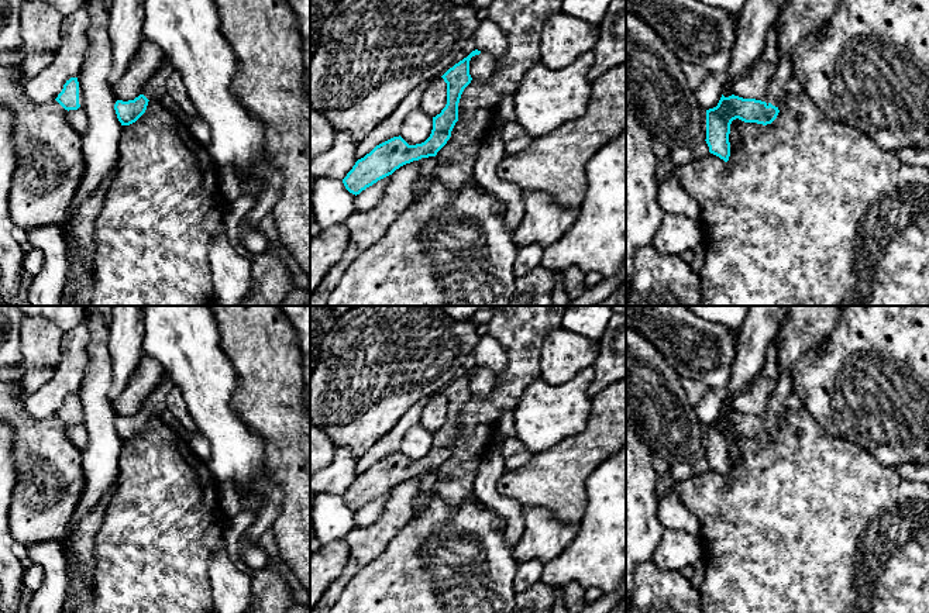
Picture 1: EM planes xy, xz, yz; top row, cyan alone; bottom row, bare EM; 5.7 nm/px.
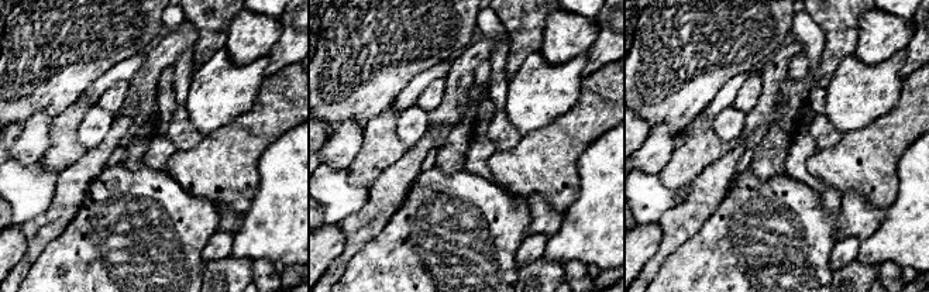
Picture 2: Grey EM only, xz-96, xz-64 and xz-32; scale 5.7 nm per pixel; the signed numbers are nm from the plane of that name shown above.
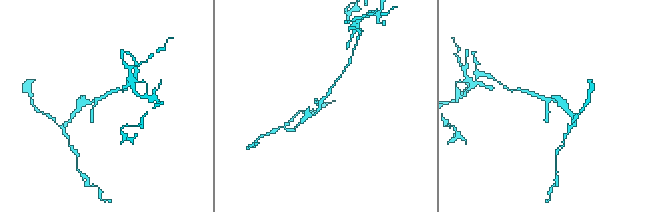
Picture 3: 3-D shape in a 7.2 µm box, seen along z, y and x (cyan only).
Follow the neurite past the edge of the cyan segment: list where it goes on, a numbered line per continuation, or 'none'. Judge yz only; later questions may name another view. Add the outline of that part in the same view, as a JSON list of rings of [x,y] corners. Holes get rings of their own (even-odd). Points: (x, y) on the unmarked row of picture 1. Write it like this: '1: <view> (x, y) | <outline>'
1: yz (802, 329) | [[[785,306],[775,341],[780,347],[780,380],[770,399],[767,421],[778,423],[787,411],[785,402],[794,393],[794,364],[822,345],[837,326],[839,306]]]

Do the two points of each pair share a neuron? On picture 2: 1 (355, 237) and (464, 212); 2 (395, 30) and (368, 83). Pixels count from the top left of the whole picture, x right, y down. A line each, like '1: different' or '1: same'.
1: different
2: same

